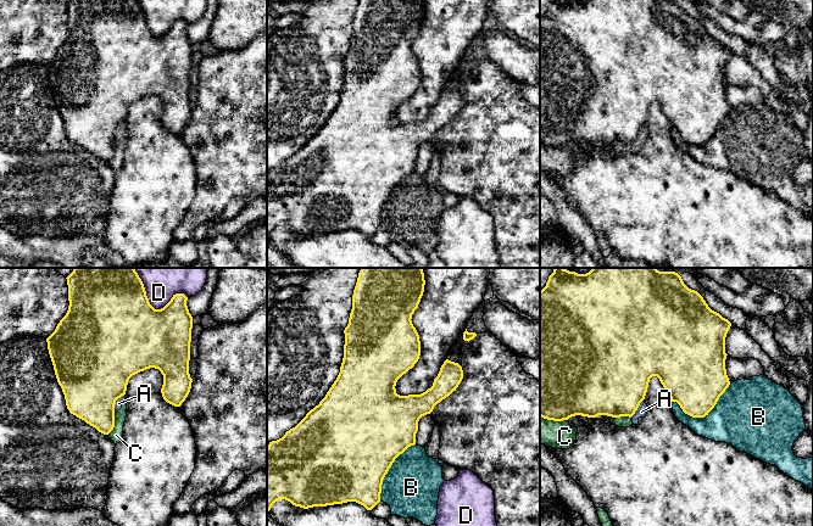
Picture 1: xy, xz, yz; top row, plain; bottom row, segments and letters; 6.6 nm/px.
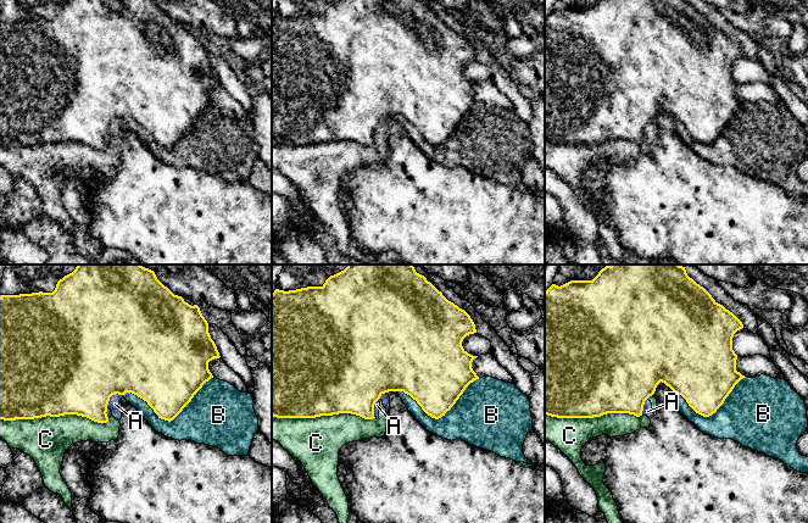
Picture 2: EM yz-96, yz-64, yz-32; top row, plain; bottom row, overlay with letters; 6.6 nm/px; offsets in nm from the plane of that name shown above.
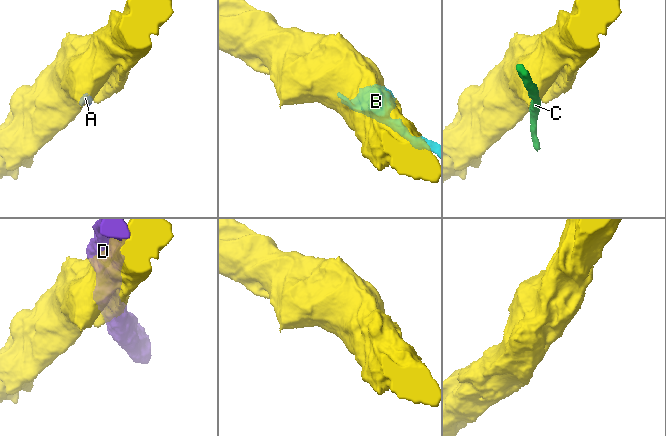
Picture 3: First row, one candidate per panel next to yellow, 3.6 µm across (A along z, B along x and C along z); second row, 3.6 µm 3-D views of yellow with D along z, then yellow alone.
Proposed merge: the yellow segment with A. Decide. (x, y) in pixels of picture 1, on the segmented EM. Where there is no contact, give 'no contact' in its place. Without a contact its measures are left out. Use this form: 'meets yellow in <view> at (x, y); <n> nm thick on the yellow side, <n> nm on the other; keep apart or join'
meets yellow in xy at (115, 403); 460 nm thick on the yellow side, 50 nm on the other; keep apart

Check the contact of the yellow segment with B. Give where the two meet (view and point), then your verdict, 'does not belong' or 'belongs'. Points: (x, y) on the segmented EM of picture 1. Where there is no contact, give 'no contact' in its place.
meets yellow in yz at (703, 417); does not belong

